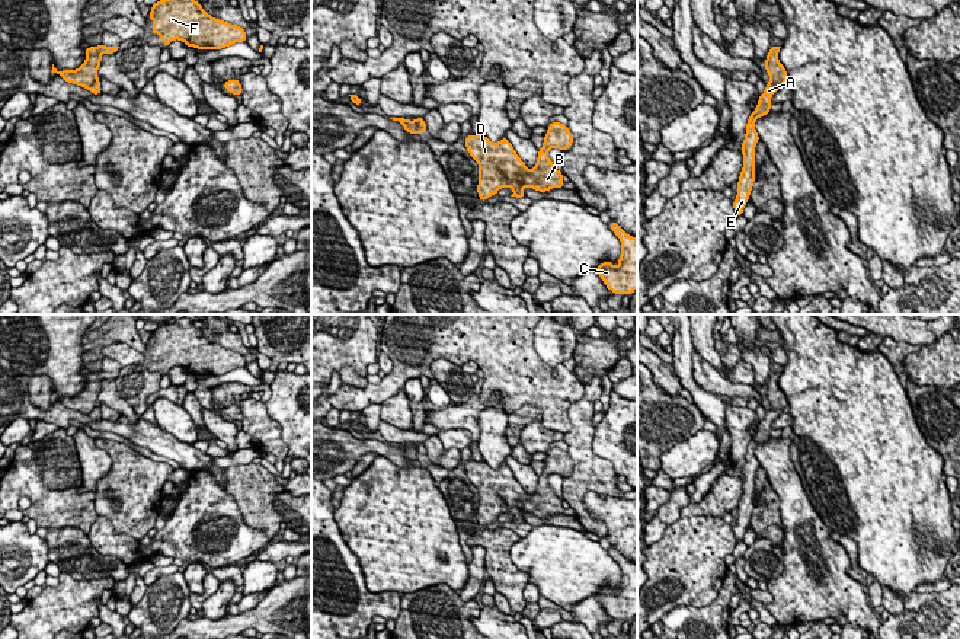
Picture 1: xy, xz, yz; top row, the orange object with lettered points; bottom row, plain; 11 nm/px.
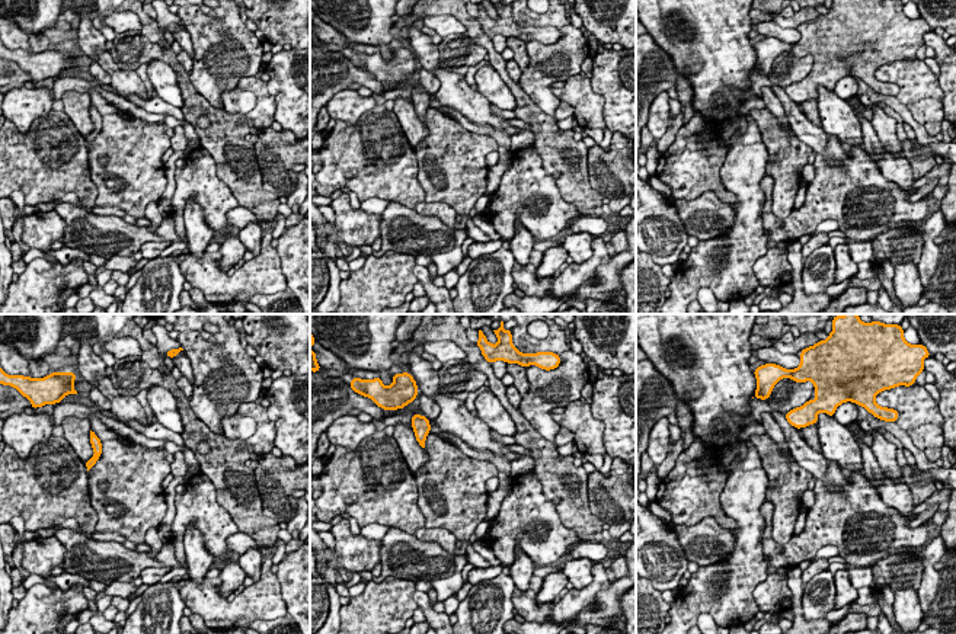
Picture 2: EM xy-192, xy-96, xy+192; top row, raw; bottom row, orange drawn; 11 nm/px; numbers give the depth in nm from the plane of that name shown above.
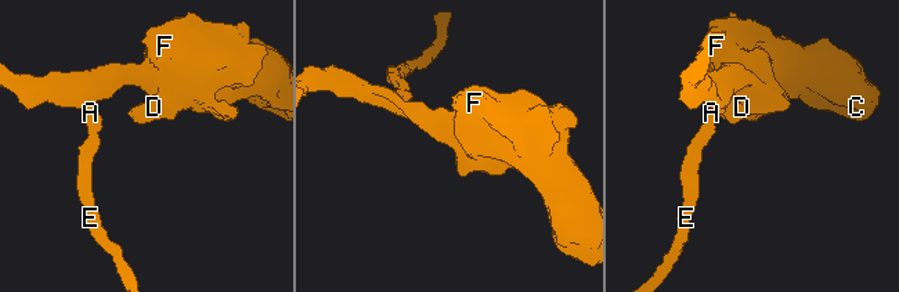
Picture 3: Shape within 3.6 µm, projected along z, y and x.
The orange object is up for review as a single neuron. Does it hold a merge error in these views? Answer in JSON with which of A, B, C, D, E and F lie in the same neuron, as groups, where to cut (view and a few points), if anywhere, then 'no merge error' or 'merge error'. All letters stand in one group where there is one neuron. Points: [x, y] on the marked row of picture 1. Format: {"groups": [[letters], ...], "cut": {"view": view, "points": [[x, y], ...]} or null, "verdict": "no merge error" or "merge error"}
{"groups": [["A", "E"], ["B", "C", "D", "F"]], "cut": {"view": "xz", "points": [[415, 120], [418, 133]]}, "verdict": "merge error"}

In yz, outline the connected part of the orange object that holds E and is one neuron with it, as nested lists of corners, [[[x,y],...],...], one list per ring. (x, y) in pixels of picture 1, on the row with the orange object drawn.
[[[768,83],[765,92],[759,95],[759,100],[755,111],[748,118],[745,130],[746,135],[740,147],[740,151],[743,154],[743,167],[739,175],[737,195],[736,199],[733,201],[736,217],[743,215],[743,208],[749,201],[749,195],[755,183],[755,147],[756,143],[759,141],[759,135],[755,131],[755,121],[771,112],[771,98],[781,86],[783,84]]]

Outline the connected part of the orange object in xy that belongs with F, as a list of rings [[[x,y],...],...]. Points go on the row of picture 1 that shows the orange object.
[[[159,0],[148,17],[153,20],[153,33],[160,35],[164,47],[179,39],[201,51],[221,49],[247,38],[241,26],[212,17],[195,0]]]

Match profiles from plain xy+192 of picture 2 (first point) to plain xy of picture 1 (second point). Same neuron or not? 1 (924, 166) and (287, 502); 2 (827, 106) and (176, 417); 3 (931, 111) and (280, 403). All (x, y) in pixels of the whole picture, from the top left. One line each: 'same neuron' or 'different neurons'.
1: different neurons
2: same neuron
3: different neurons

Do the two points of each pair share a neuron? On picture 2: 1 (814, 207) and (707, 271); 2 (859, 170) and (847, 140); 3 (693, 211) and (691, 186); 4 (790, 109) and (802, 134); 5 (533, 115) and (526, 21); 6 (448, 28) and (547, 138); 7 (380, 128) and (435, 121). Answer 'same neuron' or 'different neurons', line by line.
1: different neurons
2: different neurons
3: different neurons
4: same neuron
5: different neurons
6: different neurons
7: different neurons

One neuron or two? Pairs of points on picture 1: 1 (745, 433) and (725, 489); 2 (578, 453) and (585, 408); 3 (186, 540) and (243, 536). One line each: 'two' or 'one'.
1: one
2: one
3: one

